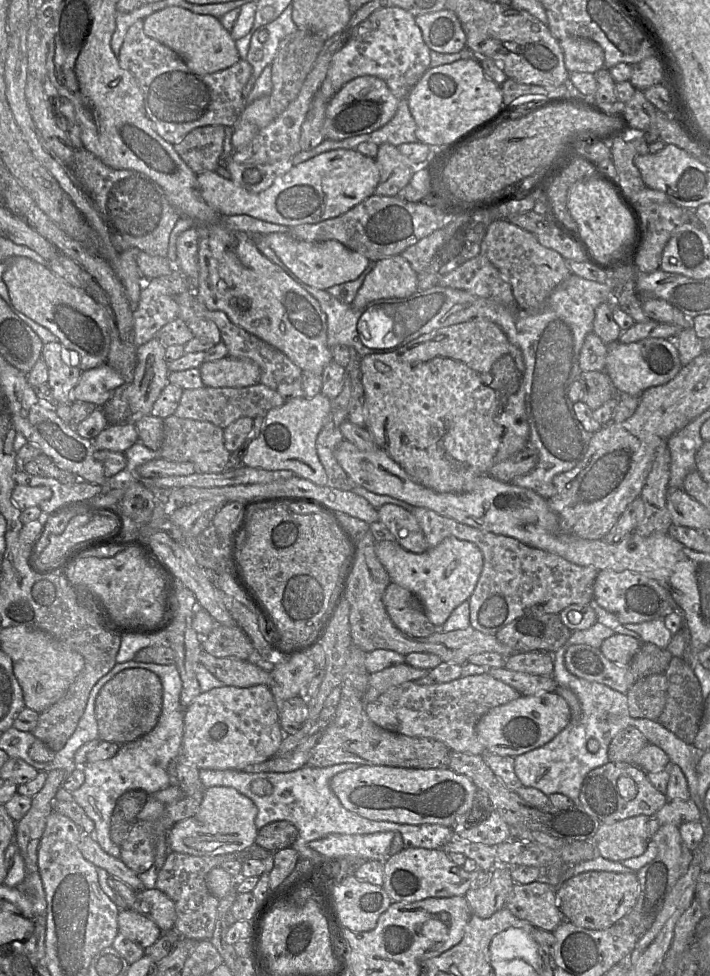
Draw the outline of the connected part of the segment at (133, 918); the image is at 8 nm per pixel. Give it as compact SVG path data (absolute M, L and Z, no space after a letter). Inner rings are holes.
M133 909L122 910L118 914L119 932L146 950L162 935L154 921Z

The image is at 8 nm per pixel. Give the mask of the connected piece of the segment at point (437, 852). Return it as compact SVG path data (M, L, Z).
M405 848L384 862L383 889L393 902L418 902L427 898L465 896L479 870L466 872L443 849Z

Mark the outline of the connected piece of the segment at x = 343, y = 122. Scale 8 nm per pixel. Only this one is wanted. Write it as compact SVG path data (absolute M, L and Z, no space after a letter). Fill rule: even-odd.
M359 76L347 82L328 102L324 136L326 139L342 140L373 132L387 124L395 115L399 99L386 82L376 76Z

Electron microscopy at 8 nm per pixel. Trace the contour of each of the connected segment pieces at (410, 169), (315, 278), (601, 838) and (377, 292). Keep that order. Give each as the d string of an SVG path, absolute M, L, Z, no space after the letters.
M389 143L378 145L375 159L380 181L374 194L379 196L397 196L398 192L410 183L414 173L422 169L422 165L412 162L397 146Z
M279 232L260 237L296 277L318 290L327 290L332 286L357 279L370 263L367 257L336 240L307 242L288 233Z
M640 815L613 823L601 823L593 839L597 853L617 862L642 855L652 839L647 832L649 819Z
M402 255L375 262L351 306L363 309L380 299L403 299L418 291L418 273Z

